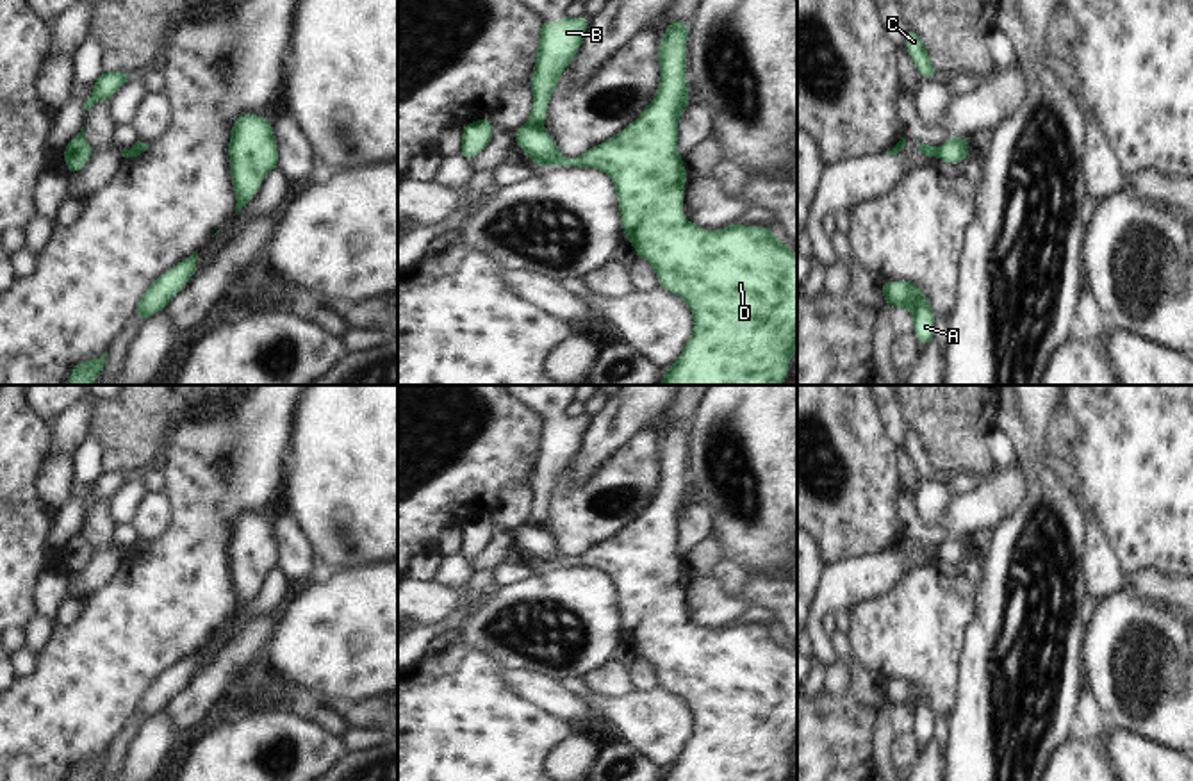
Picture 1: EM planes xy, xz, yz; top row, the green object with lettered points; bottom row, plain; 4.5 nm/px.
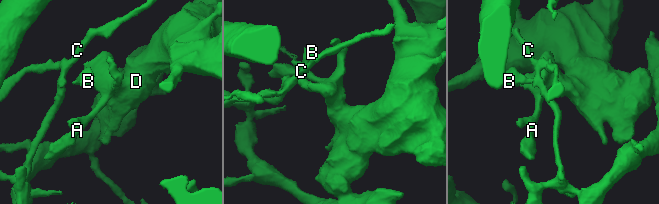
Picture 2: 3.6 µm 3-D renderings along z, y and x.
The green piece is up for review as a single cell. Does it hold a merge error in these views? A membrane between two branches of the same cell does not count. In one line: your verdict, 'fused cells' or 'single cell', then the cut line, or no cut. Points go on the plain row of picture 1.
fused cells; cut xz (526, 521), (541, 528)

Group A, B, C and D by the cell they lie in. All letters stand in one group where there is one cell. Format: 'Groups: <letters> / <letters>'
Groups: A C D / B.

